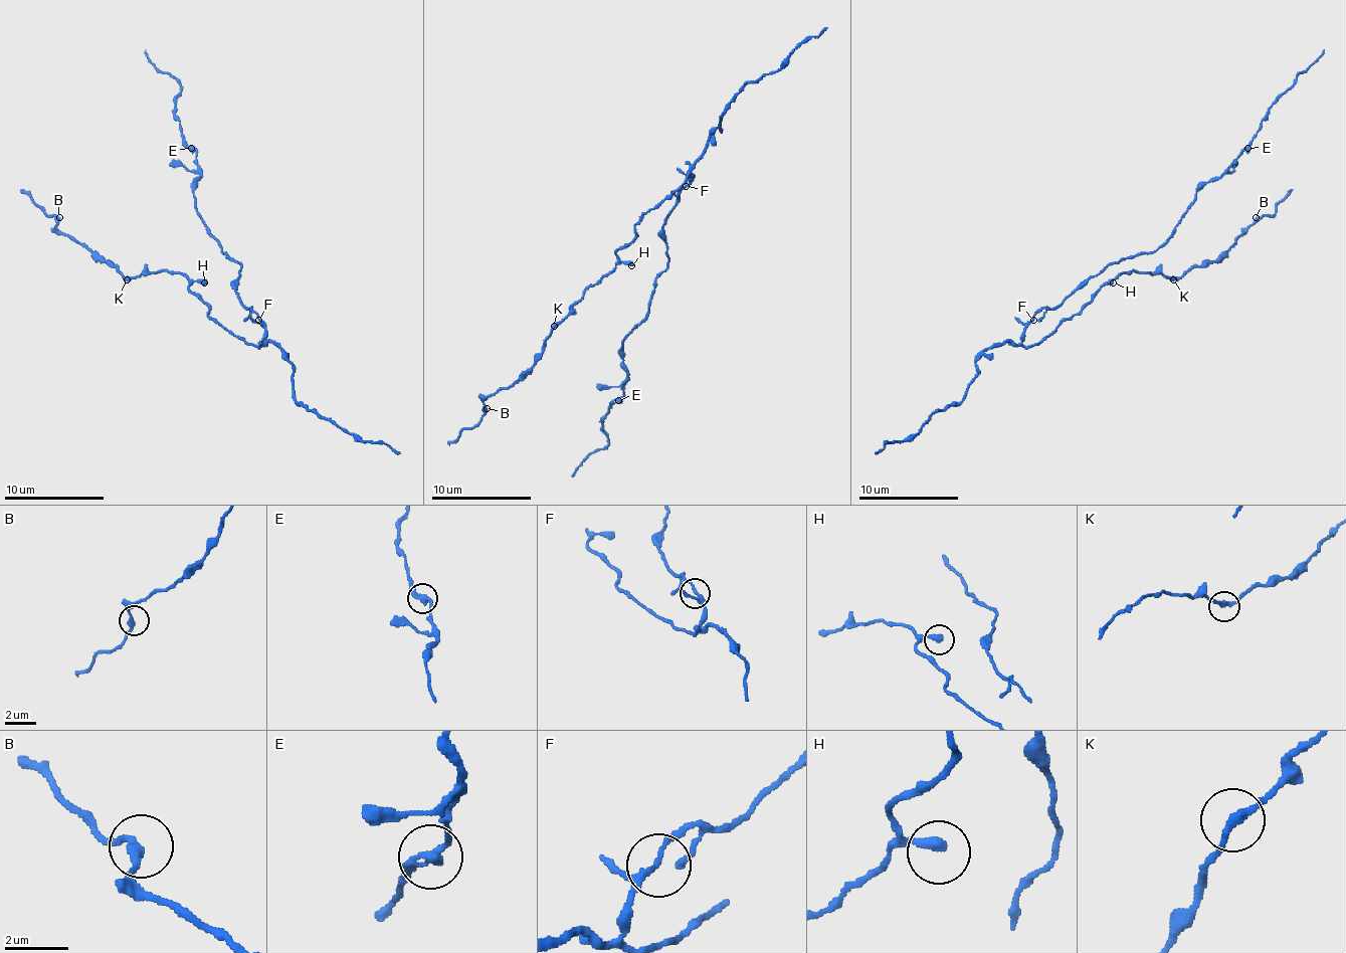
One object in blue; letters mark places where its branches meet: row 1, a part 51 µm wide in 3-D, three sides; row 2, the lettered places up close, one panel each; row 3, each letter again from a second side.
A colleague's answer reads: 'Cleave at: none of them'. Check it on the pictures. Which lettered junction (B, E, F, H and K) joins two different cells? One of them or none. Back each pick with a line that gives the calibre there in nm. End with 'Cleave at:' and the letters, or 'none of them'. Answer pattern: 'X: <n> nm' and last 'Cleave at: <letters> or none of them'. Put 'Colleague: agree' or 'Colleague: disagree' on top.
Colleague: agree
Cleave at: none of them

